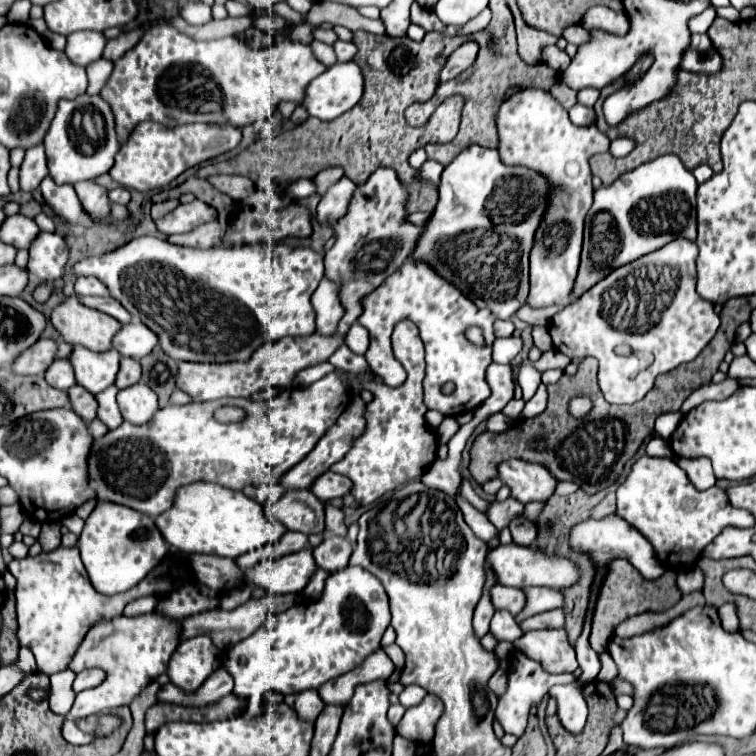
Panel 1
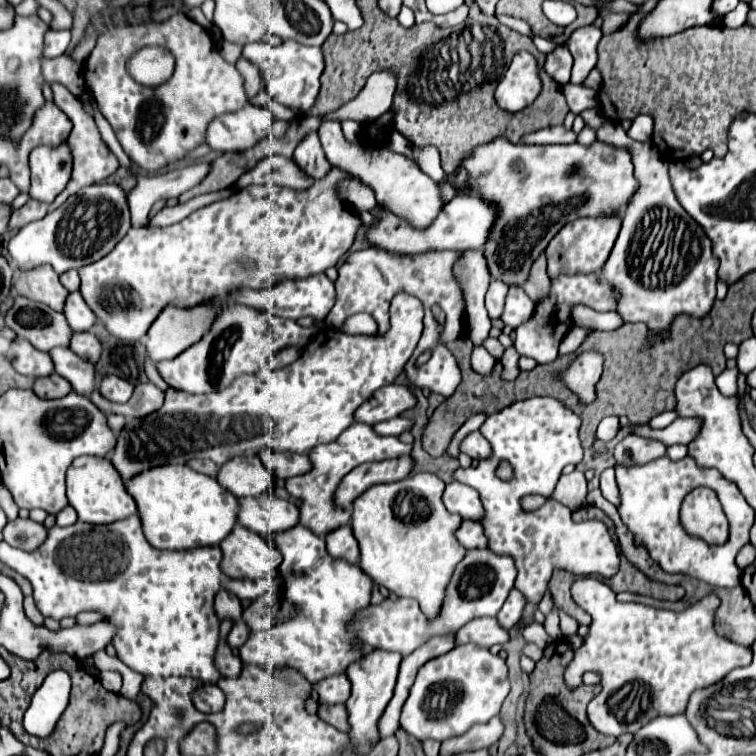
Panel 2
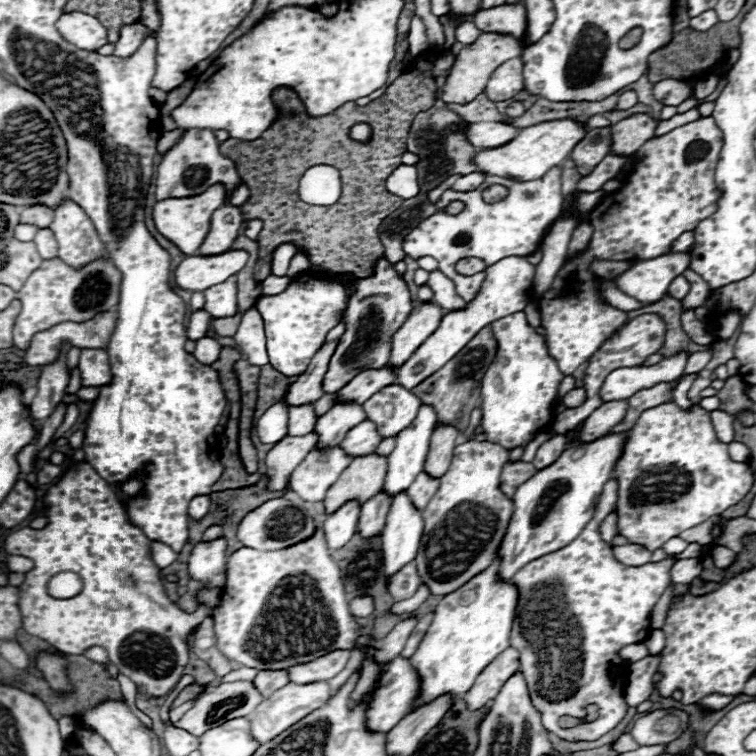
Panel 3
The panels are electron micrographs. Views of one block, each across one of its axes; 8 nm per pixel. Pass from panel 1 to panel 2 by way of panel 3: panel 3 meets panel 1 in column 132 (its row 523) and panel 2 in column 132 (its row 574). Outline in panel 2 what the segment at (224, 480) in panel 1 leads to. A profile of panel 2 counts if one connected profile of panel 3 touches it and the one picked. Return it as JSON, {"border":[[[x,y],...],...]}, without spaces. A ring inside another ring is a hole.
{"border":[[[398,294],[390,306],[390,330],[386,334],[376,332],[370,336],[350,336],[336,328],[322,328],[304,348],[302,356],[280,370],[264,368],[256,374],[242,374],[232,382],[232,386],[212,394],[188,394],[168,388],[164,406],[158,412],[126,422],[118,436],[118,444],[110,454],[110,462],[120,476],[128,480],[142,470],[162,464],[186,464],[190,458],[210,458],[216,464],[222,464],[238,454],[260,454],[264,448],[308,454],[308,450],[318,444],[330,444],[354,422],[354,412],[378,388],[392,384],[404,370],[404,364],[412,356],[422,334],[422,316],[424,310],[418,298]]]}

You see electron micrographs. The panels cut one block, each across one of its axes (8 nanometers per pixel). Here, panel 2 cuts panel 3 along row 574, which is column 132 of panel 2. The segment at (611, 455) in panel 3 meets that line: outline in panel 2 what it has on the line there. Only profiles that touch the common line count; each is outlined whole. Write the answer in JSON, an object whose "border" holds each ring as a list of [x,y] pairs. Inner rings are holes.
{"border":[[[78,456],[66,474],[66,494],[70,504],[78,512],[78,520],[90,524],[110,524],[130,514],[136,514],[136,502],[124,488],[124,480],[118,470],[114,470],[108,458],[98,456]]]}

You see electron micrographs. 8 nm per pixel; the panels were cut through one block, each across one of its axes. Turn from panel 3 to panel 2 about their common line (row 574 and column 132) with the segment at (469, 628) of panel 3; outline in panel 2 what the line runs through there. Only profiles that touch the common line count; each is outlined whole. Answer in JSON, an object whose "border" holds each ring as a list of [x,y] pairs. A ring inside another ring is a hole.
{"border":[[[164,464],[136,474],[126,482],[128,494],[138,506],[138,516],[142,520],[142,530],[146,540],[162,550],[188,550],[198,546],[218,546],[236,524],[236,496],[226,492],[216,478],[198,474],[184,464]]]}

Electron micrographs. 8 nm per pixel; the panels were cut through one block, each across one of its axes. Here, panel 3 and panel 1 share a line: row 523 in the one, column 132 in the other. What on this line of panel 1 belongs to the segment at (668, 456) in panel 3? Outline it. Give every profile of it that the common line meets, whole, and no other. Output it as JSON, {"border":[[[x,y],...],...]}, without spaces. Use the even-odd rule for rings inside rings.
{"border":[[[150,612],[144,616],[128,618],[118,616],[112,620],[102,620],[96,626],[90,628],[86,638],[82,640],[80,648],[72,656],[68,668],[78,674],[88,668],[100,668],[106,672],[106,680],[98,684],[92,690],[86,690],[76,696],[72,710],[68,712],[64,720],[64,730],[72,738],[68,738],[70,744],[82,744],[80,738],[84,732],[78,728],[78,720],[88,716],[102,716],[116,712],[120,706],[130,706],[134,698],[140,696],[140,692],[146,688],[146,684],[154,682],[158,676],[166,674],[168,662],[178,648],[182,640],[182,622],[170,616],[164,616],[160,612]]]}

